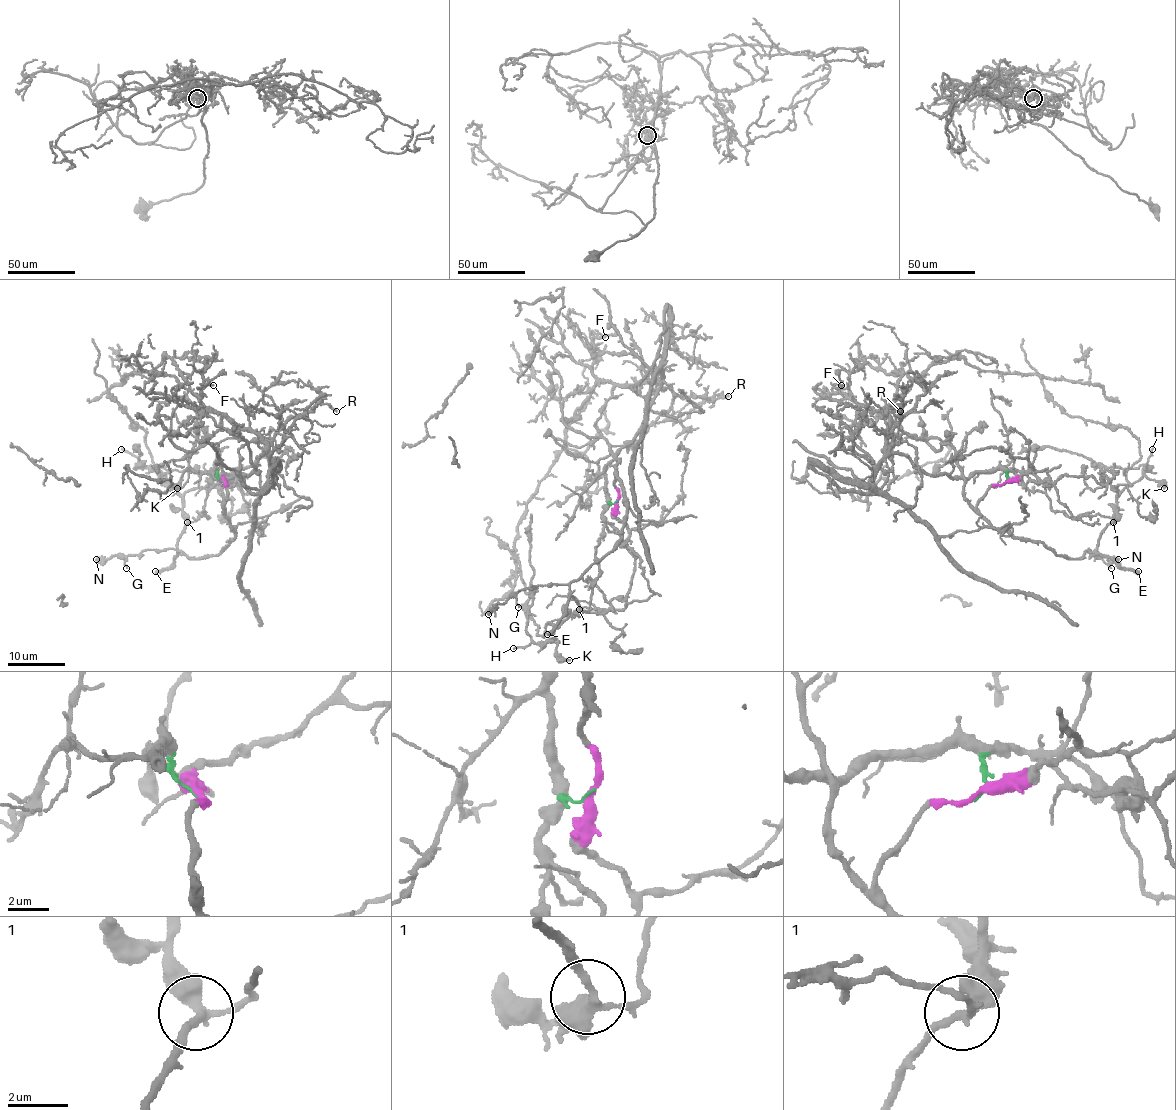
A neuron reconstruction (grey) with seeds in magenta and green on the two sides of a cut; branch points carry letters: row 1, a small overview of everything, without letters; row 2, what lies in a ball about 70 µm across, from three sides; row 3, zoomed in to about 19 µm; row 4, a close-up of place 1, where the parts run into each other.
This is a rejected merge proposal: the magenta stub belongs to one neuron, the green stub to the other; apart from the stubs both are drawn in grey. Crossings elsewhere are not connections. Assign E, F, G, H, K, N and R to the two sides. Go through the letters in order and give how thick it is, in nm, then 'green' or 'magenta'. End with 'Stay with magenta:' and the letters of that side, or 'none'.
E: 460 nm | magenta
F: 90 nm | green
G: 120 nm | magenta
H: 180 nm | magenta
K: 160 nm | magenta
N: 440 nm | magenta
R: 120 nm | green
Stay with magenta: E, G, H, K, N

